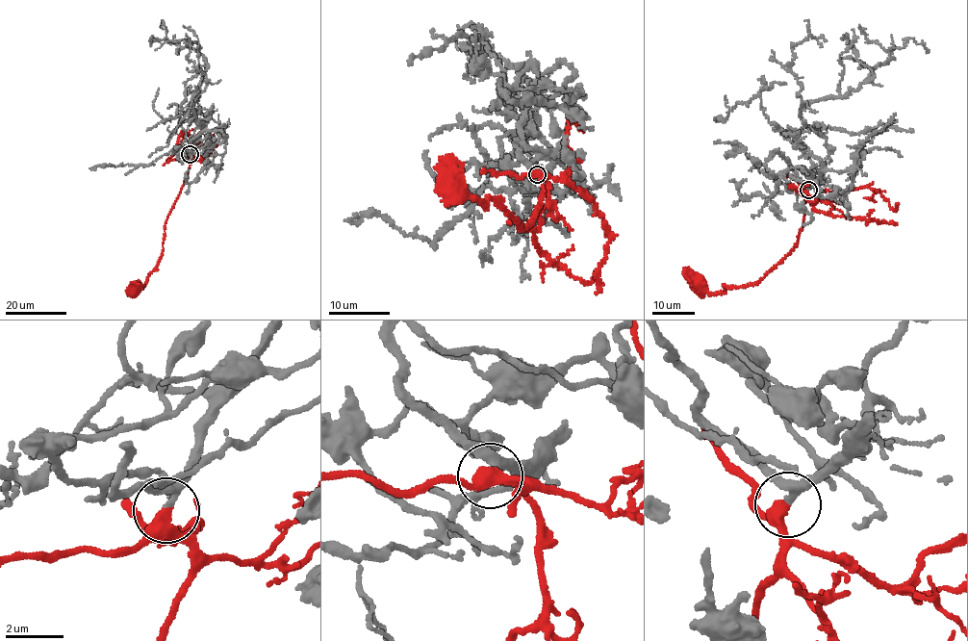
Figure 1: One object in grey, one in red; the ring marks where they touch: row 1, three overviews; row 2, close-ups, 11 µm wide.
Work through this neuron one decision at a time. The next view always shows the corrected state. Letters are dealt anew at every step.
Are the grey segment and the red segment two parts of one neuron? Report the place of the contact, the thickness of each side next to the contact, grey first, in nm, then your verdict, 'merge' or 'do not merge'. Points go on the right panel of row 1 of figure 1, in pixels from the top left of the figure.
at (808, 190); 200 nm thick on the grey side, 360 nm on the other; merge

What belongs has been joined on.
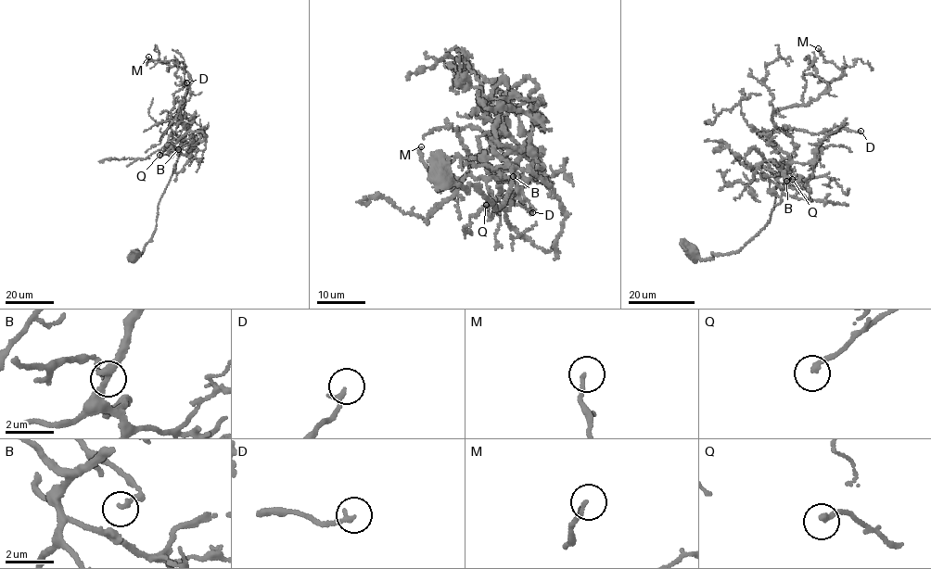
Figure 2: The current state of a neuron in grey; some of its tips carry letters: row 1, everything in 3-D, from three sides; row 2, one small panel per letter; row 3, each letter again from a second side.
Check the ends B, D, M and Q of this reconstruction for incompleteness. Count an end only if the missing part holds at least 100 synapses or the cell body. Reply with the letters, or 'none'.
none

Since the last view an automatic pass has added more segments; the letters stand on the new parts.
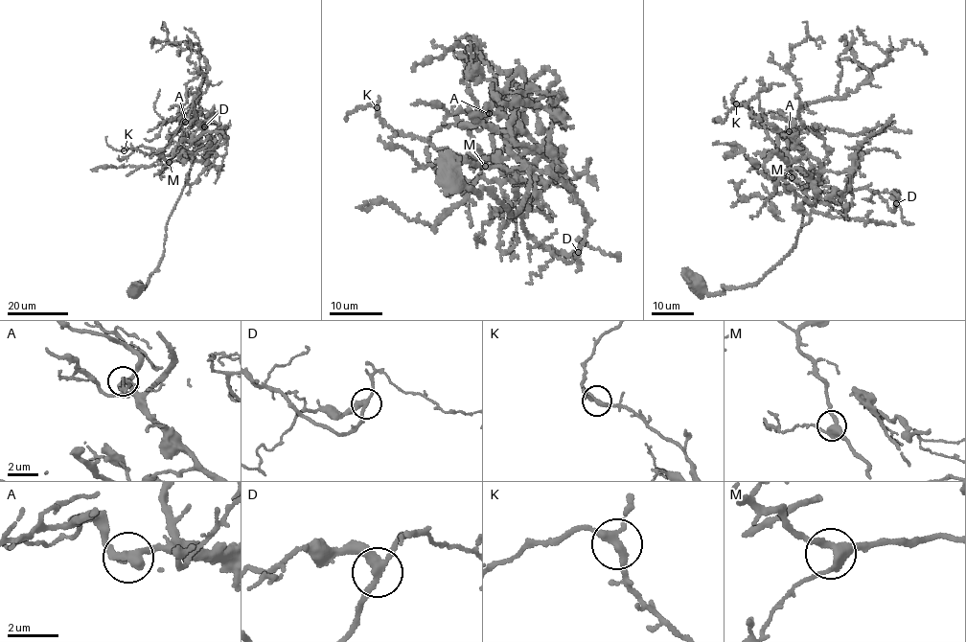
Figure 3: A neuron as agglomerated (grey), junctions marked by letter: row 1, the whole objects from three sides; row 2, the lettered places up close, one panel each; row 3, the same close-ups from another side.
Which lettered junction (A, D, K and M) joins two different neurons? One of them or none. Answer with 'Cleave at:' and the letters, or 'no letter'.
Cleave at: A

